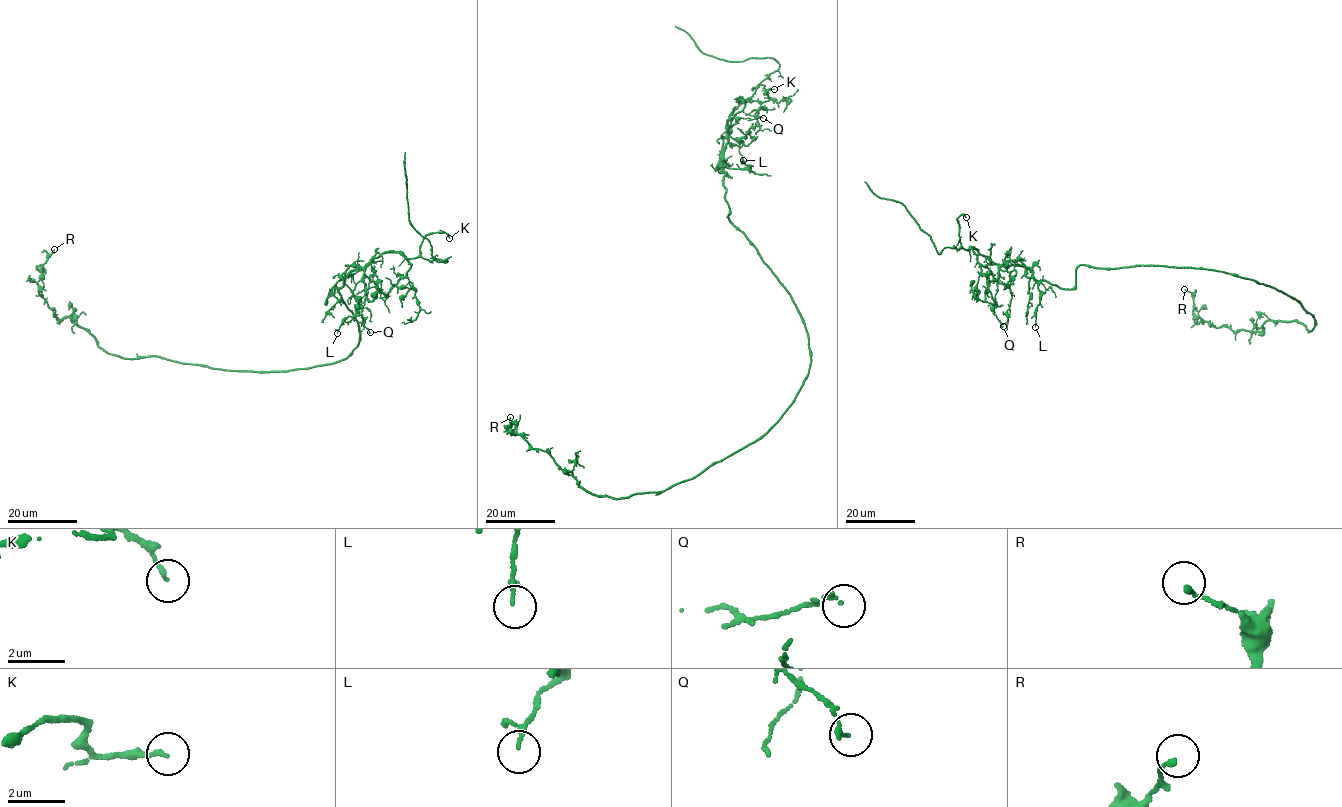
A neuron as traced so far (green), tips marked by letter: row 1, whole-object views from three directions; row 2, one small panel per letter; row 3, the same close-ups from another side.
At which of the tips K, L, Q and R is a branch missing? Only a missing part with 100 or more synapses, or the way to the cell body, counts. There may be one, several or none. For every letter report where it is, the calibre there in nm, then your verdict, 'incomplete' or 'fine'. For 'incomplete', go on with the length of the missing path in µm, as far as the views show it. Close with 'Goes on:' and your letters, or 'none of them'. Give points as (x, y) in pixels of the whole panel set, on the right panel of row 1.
K: (966, 217) | 130 nm | fine
L: (1035, 327) | 100 nm | fine
Q: (1003, 326) | 110 nm | fine
R: (1184, 289) | 140 nm | fine
Goes on: none of them

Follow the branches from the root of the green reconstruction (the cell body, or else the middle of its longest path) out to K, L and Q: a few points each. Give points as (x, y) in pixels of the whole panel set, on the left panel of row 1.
K: (360, 341), (356, 316), (332, 288), (326, 303), (346, 274), (384, 252), (415, 257), (428, 234), (449, 238)
L: (360, 341), (358, 322), (335, 286), (326, 303), (343, 285), (343, 273), (344, 283), (359, 303), (337, 333)
Q: (360, 341), (358, 322), (335, 286), (326, 303), (354, 269), (364, 271), (353, 297), (362, 324), (370, 332)

